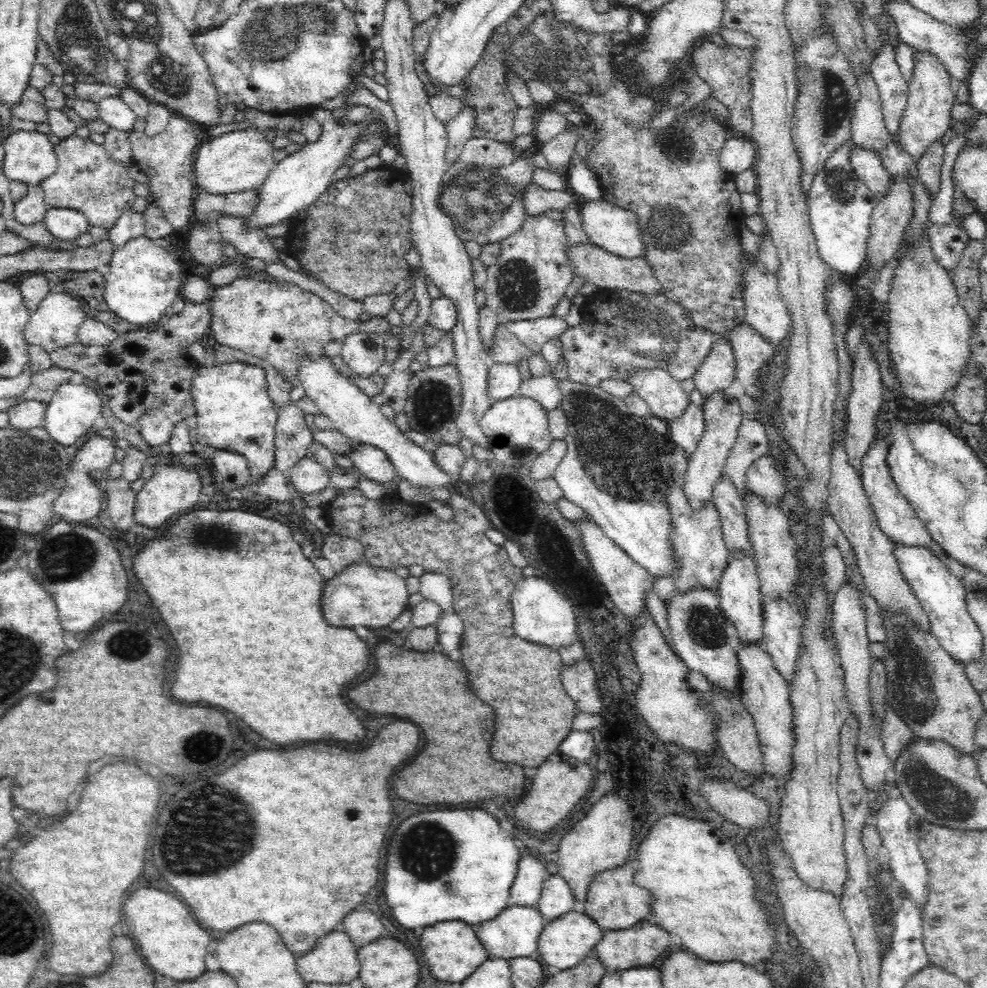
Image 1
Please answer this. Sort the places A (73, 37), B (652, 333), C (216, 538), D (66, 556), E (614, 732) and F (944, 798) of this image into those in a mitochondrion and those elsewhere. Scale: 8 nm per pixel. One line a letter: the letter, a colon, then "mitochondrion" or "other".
A: mitochondrion
B: mitochondrion
C: mitochondrion
D: mitochondrion
E: other
F: mitochondrion

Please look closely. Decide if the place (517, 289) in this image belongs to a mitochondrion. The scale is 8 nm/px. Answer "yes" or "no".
yes

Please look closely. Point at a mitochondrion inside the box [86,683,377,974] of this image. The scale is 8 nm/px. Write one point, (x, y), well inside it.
(212, 833)

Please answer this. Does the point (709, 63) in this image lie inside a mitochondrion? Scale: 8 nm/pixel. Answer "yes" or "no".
no

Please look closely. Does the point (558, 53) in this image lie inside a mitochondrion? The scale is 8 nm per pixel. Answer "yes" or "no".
yes

